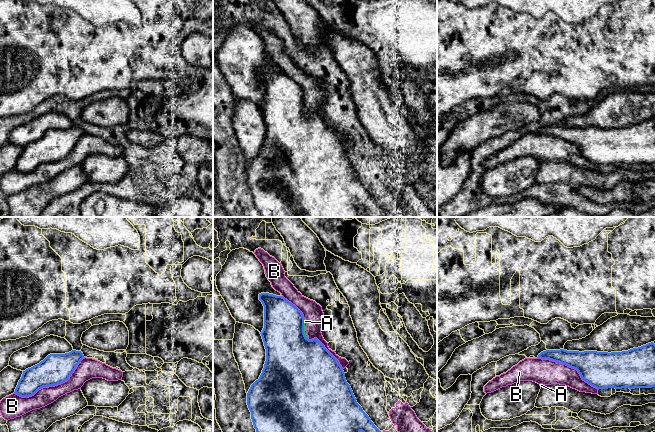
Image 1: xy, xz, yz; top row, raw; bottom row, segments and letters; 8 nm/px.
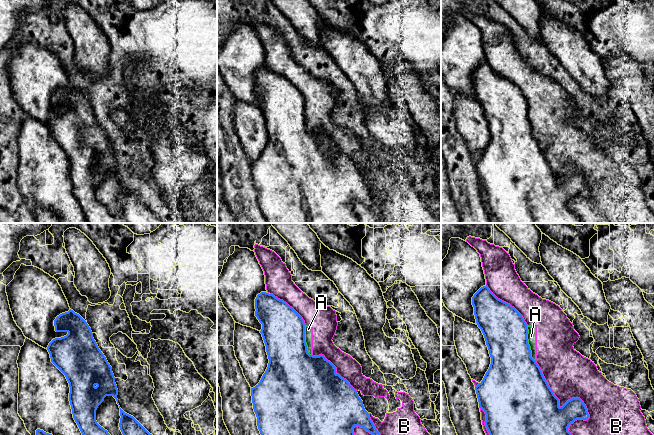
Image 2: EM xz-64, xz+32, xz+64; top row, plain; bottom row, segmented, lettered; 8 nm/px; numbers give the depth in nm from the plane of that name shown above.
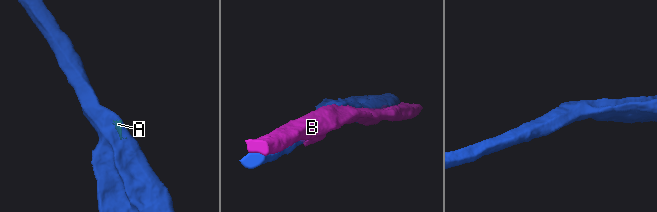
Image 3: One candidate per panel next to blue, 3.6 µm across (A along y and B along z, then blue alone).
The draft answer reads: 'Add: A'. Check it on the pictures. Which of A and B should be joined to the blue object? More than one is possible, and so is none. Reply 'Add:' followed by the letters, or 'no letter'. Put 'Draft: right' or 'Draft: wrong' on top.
Draft: wrong
Add: no letter

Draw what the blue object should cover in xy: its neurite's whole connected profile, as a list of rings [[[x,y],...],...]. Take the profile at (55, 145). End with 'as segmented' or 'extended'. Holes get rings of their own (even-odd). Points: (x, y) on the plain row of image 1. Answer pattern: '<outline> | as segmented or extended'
[[[76,126],[48,131],[39,140],[23,147],[14,169],[21,173],[29,173],[43,163],[67,157],[83,134],[83,129]]] | as segmented

